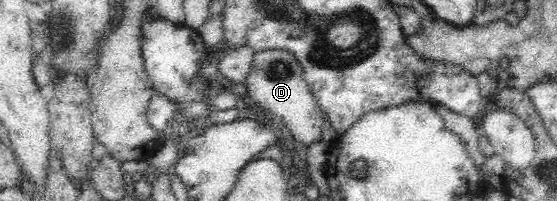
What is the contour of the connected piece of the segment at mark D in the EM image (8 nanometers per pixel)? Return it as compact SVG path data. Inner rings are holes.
M279 49L259 51L254 55L253 69L249 71L246 81L246 94L249 98L260 106L262 113L267 116L281 117L287 129L293 133L294 139L305 148L320 141L324 114L304 80L304 73L295 57L289 51ZM279 68L281 71L277 71Z

